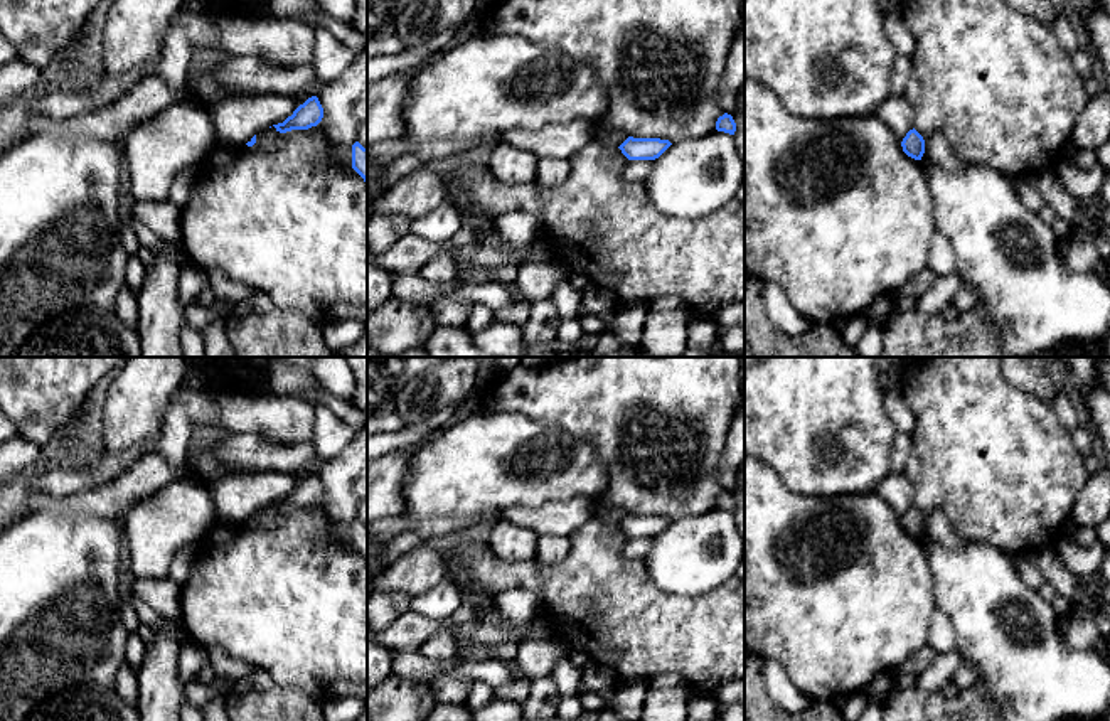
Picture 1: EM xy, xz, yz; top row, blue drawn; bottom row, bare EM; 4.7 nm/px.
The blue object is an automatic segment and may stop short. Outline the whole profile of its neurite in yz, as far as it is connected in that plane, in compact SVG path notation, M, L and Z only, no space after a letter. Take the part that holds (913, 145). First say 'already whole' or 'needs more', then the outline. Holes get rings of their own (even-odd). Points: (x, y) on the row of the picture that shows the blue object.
already whole; M915 128L906 133L901 142L901 147L903 152L915 160L921 160L925 153L925 140Z

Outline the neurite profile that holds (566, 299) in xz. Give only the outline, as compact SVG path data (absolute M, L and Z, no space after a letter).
M554 256L552 264L563 273L563 281L551 296L552 303L556 305L561 320L578 318L584 293L569 283L571 271L563 259Z

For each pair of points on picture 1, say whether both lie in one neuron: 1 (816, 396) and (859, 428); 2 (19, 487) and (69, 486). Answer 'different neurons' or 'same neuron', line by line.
1: same neuron
2: different neurons

